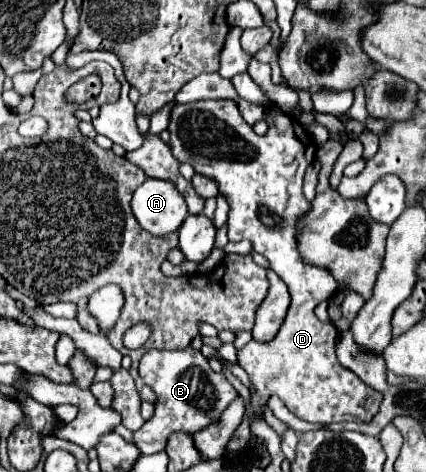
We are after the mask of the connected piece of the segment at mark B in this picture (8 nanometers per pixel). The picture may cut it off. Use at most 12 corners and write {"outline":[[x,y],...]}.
{"outline":[[192,347],[150,349],[138,371],[158,397],[134,433],[144,455],[172,431],[214,423],[238,391]]}

